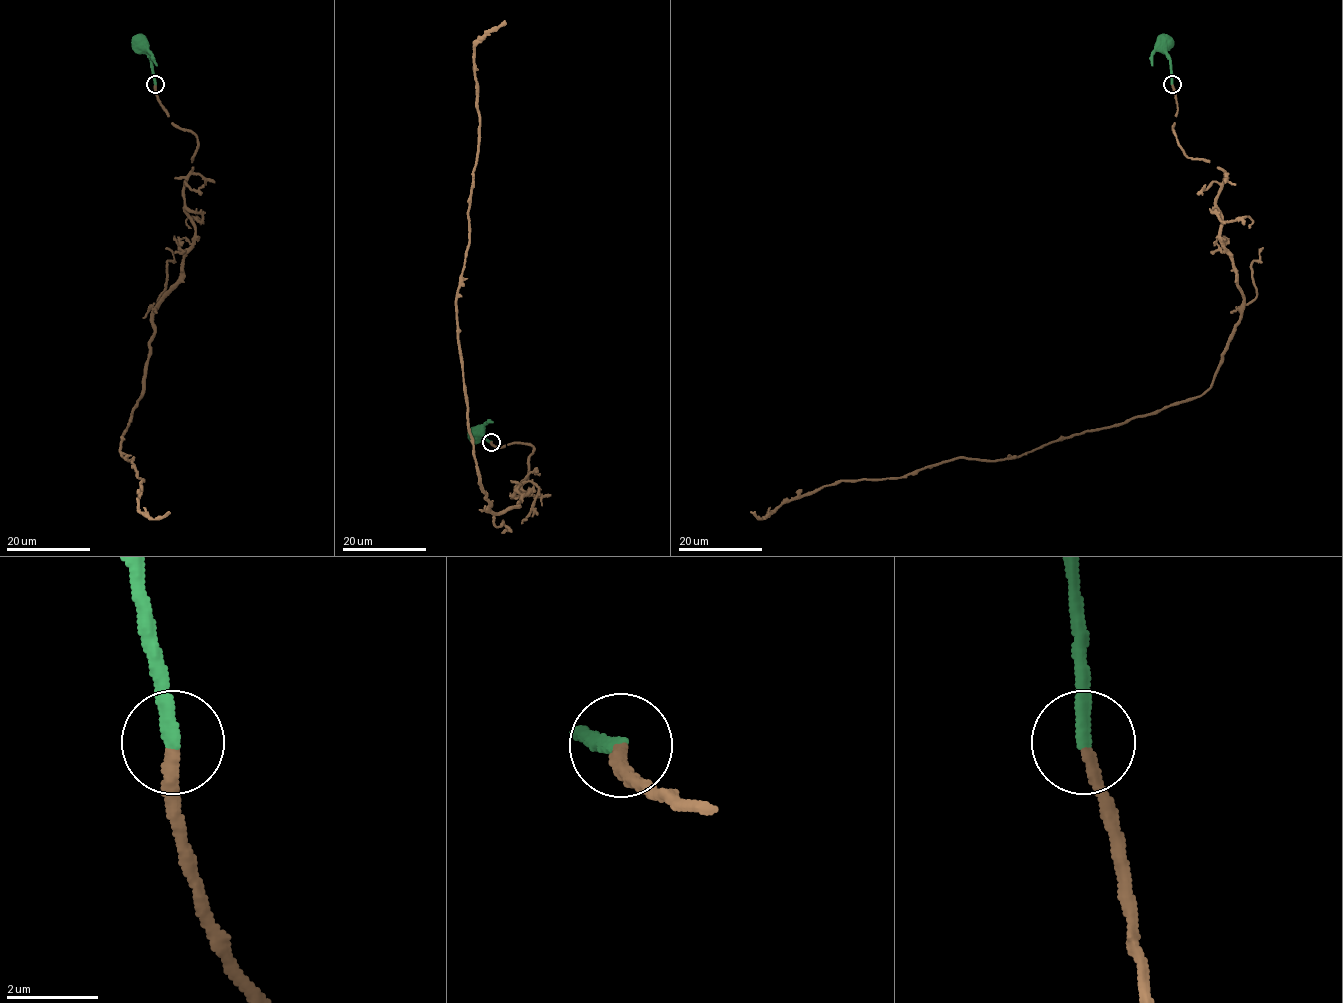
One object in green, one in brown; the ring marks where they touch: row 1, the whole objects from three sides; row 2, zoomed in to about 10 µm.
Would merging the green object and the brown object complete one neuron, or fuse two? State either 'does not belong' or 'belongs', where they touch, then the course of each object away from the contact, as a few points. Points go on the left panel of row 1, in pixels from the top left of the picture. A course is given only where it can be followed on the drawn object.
belongs | (155, 84) | green via (155, 84), (151, 58), (141, 44) | brown via (155, 84), (197, 139), (183, 189), (194, 244), (152, 318), (120, 452), (144, 480), (142, 513), (169, 512)

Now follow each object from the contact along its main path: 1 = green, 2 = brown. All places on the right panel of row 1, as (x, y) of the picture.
1: (1172, 84), (1170, 58), (1163, 44)
2: (1172, 84), (1181, 150), (1224, 173), (1221, 244), (1243, 296), (1213, 384), (1015, 457), (750, 512)

